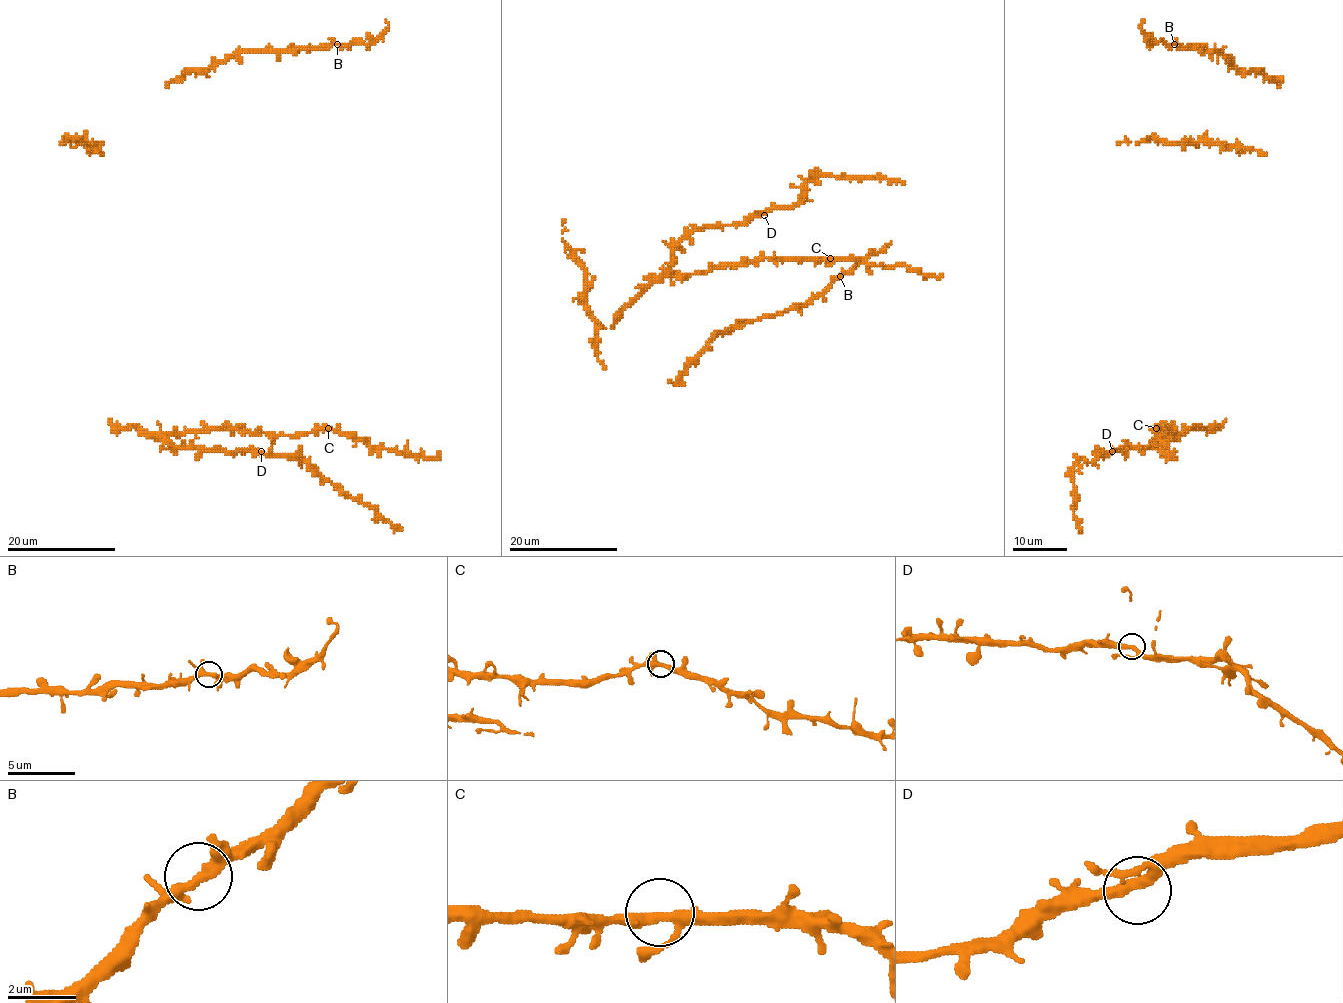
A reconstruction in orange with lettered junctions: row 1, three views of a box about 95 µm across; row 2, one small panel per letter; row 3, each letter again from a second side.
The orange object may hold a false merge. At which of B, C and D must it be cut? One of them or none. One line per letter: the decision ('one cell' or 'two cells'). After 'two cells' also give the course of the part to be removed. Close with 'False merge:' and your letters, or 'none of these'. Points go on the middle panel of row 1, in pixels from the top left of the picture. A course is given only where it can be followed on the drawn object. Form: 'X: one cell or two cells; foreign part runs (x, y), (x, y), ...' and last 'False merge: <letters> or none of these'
B: one cell
C: one cell
D: one cell
False merge: none of these

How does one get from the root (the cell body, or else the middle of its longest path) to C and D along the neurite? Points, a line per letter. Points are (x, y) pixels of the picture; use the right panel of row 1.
C: (1226, 419), (1219, 426), (1190, 428), (1180, 433), (1164, 429), (1157, 434), (1156, 428)
D: (1226, 419), (1219, 426), (1184, 429), (1157, 444), (1131, 447), (1122, 452), (1112, 451)

